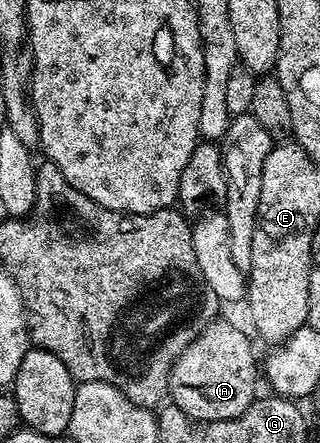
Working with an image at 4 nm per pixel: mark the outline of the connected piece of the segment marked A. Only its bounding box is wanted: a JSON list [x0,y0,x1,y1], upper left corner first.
[168,320,260,422]

